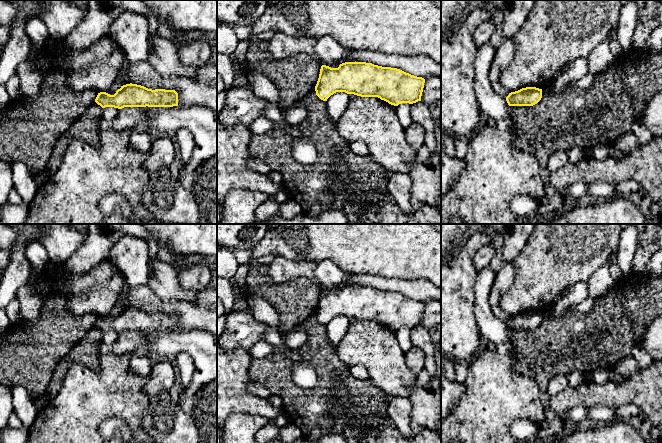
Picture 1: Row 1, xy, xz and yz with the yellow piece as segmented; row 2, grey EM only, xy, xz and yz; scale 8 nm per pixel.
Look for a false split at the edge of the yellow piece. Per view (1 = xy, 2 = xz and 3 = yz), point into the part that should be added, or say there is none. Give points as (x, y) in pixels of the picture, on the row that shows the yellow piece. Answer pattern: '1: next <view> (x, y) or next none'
1: next none
2: next none
3: next none

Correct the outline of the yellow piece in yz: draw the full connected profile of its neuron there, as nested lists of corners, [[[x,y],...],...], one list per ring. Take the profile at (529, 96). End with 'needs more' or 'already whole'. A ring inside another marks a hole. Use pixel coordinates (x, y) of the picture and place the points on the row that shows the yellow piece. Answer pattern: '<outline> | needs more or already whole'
[[[526,87],[518,91],[511,92],[506,97],[509,106],[533,106],[542,98],[542,89],[536,87]]] | already whole

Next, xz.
[[[345,62],[338,68],[322,65],[315,86],[323,101],[336,92],[378,97],[391,105],[421,101],[425,79],[397,68],[366,62]]] | already whole

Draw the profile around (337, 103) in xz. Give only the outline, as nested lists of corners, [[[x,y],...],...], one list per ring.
[[[336,92],[331,95],[326,101],[329,118],[334,122],[337,122],[341,114],[347,108],[348,102],[349,94],[345,92]]]

